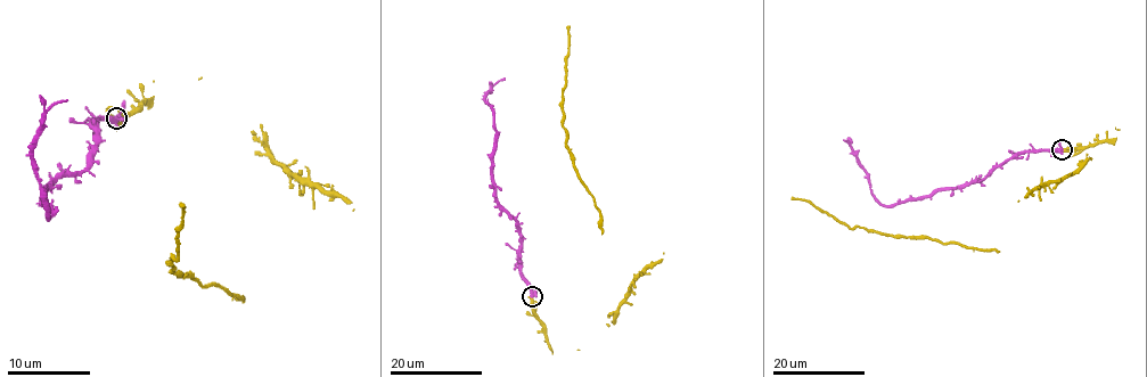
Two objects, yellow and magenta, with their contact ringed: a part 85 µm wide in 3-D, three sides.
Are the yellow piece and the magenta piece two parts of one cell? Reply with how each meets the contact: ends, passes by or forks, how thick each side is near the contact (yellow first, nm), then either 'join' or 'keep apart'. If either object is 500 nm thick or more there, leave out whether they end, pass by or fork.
500 nm thick on the yellow side, 360 nm on the other; join

